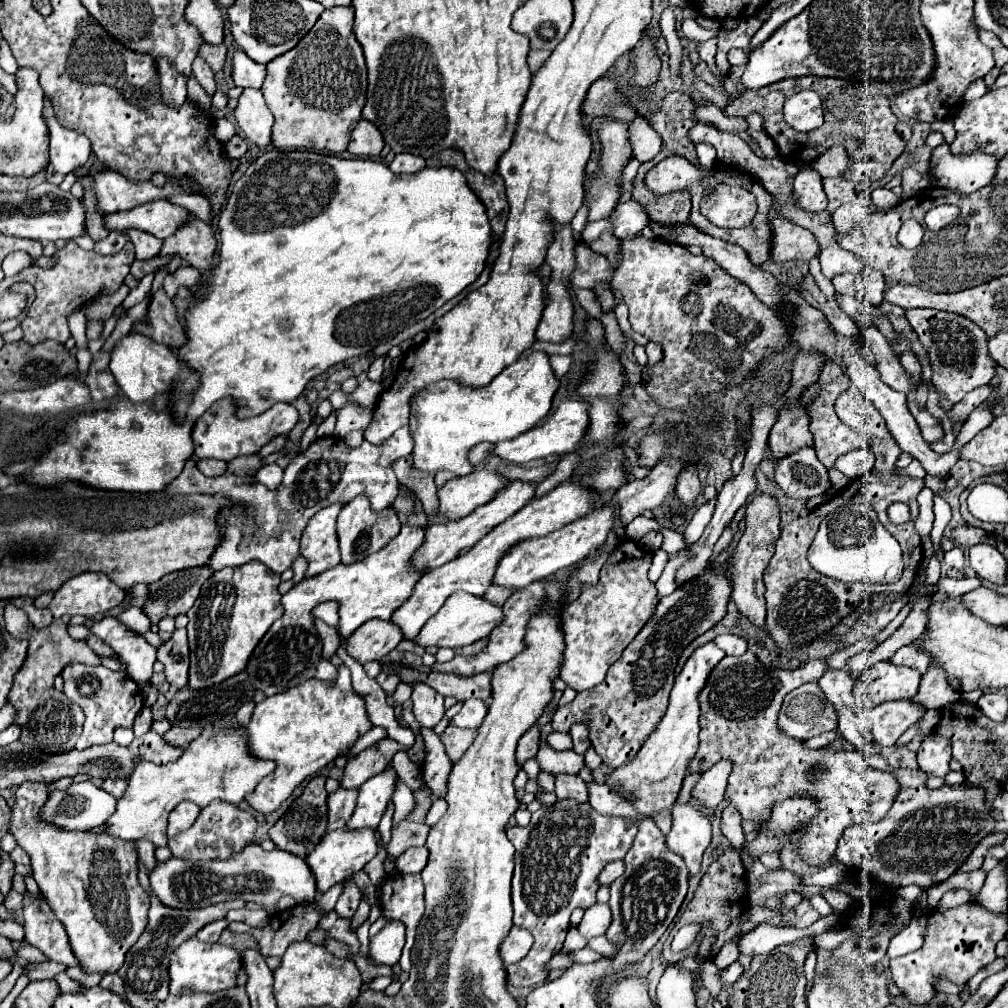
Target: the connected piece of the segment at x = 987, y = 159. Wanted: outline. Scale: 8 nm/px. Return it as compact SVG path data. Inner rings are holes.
M944 142L932 150L930 166L934 168L938 188L972 194L992 182L998 158L980 151L952 154L950 146Z

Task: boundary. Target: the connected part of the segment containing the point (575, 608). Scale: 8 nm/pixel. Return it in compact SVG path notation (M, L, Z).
M630 540L622 542L606 560L600 582L584 588L584 594L562 610L562 632L566 640L560 678L576 692L598 686L610 664L614 664L634 636L644 628L656 604L656 588L648 580L652 554L638 550Z

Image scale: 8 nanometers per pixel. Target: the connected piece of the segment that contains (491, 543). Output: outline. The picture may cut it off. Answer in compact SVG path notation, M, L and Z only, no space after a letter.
M576 478L574 480L564 480L558 488L554 488L544 498L530 500L514 516L510 516L508 520L498 524L494 530L490 530L466 554L460 554L456 560L452 560L452 562L432 570L432 572L426 572L418 580L418 584L416 584L414 592L410 594L410 598L400 608L396 608L396 612L390 616L390 622L396 624L402 630L404 640L412 640L414 636L418 636L418 632L426 624L426 620L432 618L454 592L464 590L468 594L482 596L486 592L486 588L490 586L490 582L492 582L492 572L496 570L496 560L500 560L500 556L512 544L516 544L520 540L526 540L526 538L532 538L532 536L544 536L548 532L554 532L556 528L562 528L564 524L570 524L572 520L578 520L578 518L586 516L592 508L592 502L594 502L594 494L588 492L586 488L582 488Z

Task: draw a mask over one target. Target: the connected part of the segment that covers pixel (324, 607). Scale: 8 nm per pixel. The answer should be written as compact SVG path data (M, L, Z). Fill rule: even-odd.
M320 604L320 608L314 608L314 616L330 626L336 626L336 604Z

